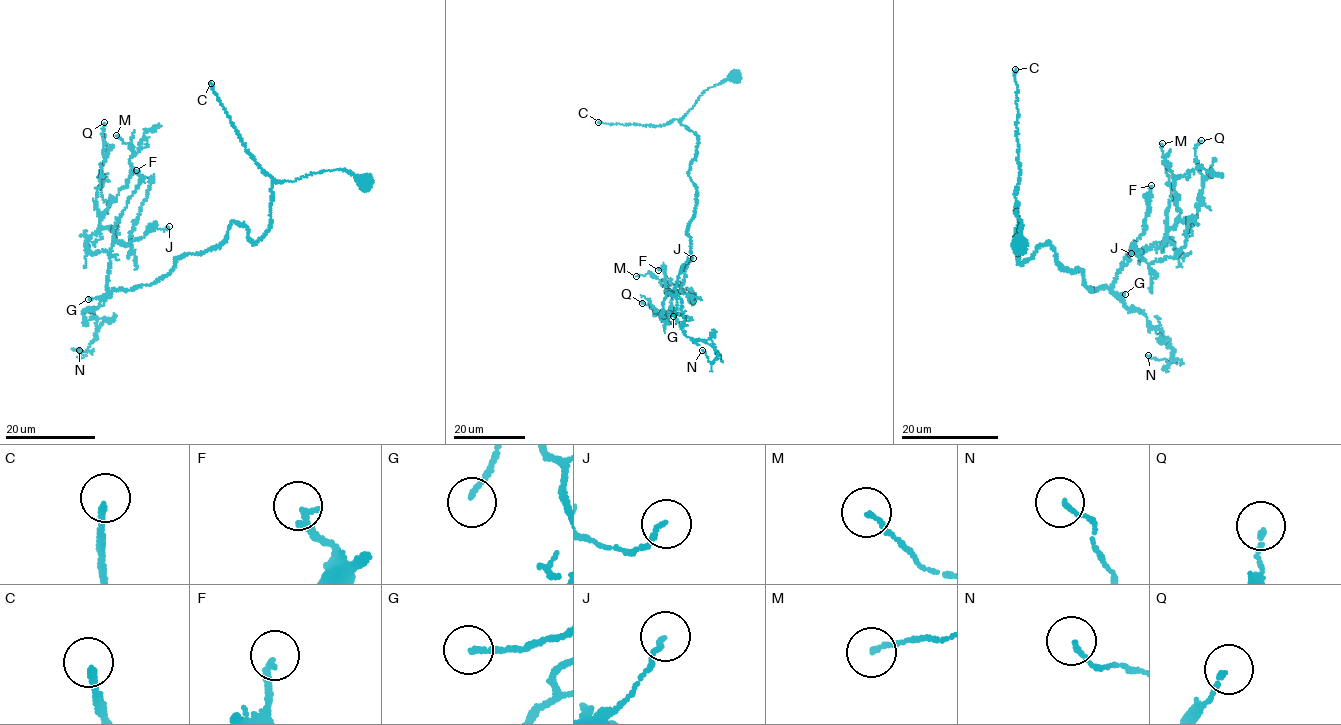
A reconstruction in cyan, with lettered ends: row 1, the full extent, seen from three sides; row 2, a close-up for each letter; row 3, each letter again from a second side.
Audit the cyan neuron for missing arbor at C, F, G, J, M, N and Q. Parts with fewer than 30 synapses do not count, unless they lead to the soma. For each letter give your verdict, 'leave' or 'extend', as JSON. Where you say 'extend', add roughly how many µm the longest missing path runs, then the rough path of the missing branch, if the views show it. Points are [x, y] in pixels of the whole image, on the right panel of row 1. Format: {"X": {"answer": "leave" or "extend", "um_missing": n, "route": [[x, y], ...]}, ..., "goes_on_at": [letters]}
{"C": {"answer": "extend", "um_missing": 60}, "F": {"answer": "leave"}, "G": {"answer": "leave"}, "J": {"answer": "leave"}, "M": {"answer": "leave"}, "N": {"answer": "leave"}, "Q": {"answer": "leave"}, "goes_on_at": ["C"]}

